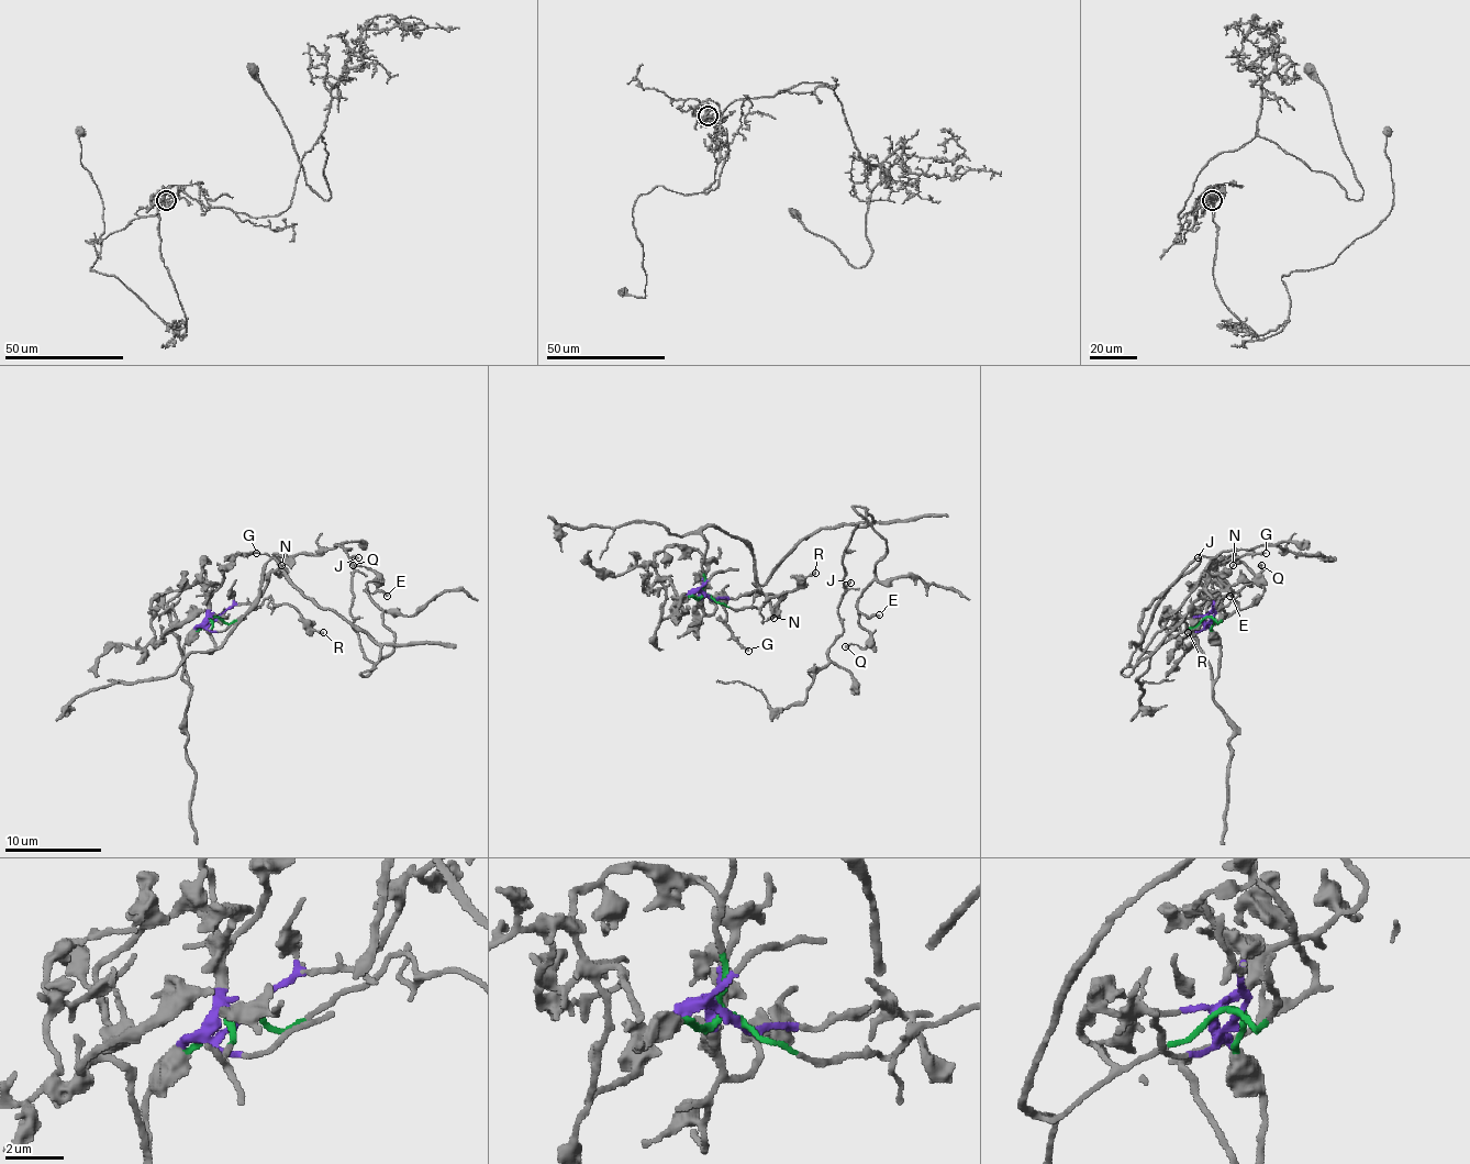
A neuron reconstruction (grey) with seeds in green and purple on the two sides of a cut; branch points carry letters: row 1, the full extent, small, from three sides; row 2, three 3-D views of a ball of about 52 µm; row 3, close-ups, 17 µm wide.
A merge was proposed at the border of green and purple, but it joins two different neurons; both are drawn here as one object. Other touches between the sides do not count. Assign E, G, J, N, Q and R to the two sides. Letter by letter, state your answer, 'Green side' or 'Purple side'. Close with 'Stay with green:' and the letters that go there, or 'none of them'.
E: Green side
G: Purple side
J: Green side
N: Purple side
Q: Green side
R: Green side
Stay with green: E, J, Q, R

